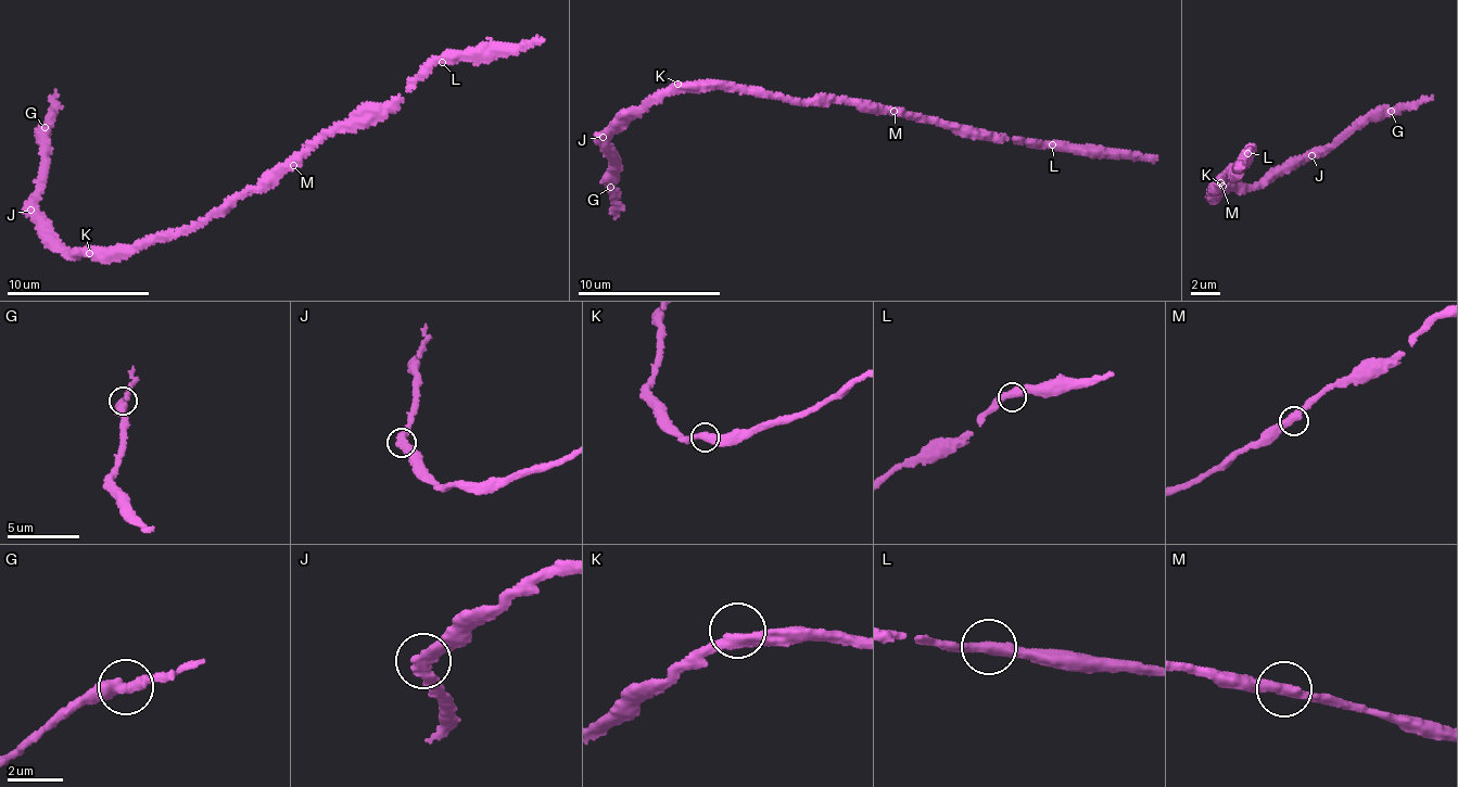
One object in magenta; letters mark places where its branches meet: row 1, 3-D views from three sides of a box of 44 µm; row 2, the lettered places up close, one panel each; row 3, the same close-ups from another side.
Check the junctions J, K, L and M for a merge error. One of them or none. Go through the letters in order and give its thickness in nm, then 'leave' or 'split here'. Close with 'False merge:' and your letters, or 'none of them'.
J: calibre 440 nm; leave
K: calibre 440 nm; leave
L: calibre 440 nm; leave
M: calibre 420 nm; leave
False merge: none of them

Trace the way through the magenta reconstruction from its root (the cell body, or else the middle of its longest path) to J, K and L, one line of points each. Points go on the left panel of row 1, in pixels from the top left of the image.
J: (215, 208), (180, 230), (147, 237), (131, 246), (88, 246), (70, 253), (54, 241), (32, 208)
K: (215, 208), (180, 230), (169, 229), (153, 237), (147, 237), (131, 246), (118, 244), (89, 253)
L: (215, 208), (225, 210), (255, 190), (265, 191), (330, 134), (375, 125), (442, 62)

